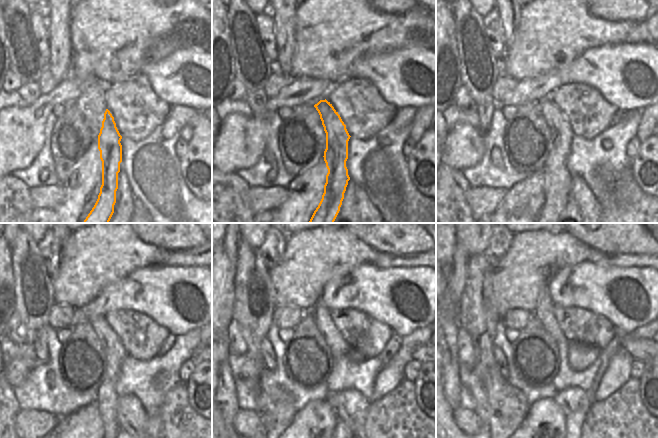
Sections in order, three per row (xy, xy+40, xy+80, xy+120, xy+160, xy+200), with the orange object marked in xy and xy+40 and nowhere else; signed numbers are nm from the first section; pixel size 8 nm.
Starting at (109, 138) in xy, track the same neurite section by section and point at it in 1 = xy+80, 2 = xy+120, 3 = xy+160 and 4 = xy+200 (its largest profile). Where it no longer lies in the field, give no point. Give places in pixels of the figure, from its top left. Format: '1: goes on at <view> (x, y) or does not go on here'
1: goes on at xy+80 (557, 178)
2: goes on at xy+120 (106, 399)
3: goes on at xy+160 (338, 347)
4: goes on at xy+200 (544, 311)

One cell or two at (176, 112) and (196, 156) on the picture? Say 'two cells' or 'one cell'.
one cell

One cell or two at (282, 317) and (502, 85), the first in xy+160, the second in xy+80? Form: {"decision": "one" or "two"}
{"decision": "one"}

